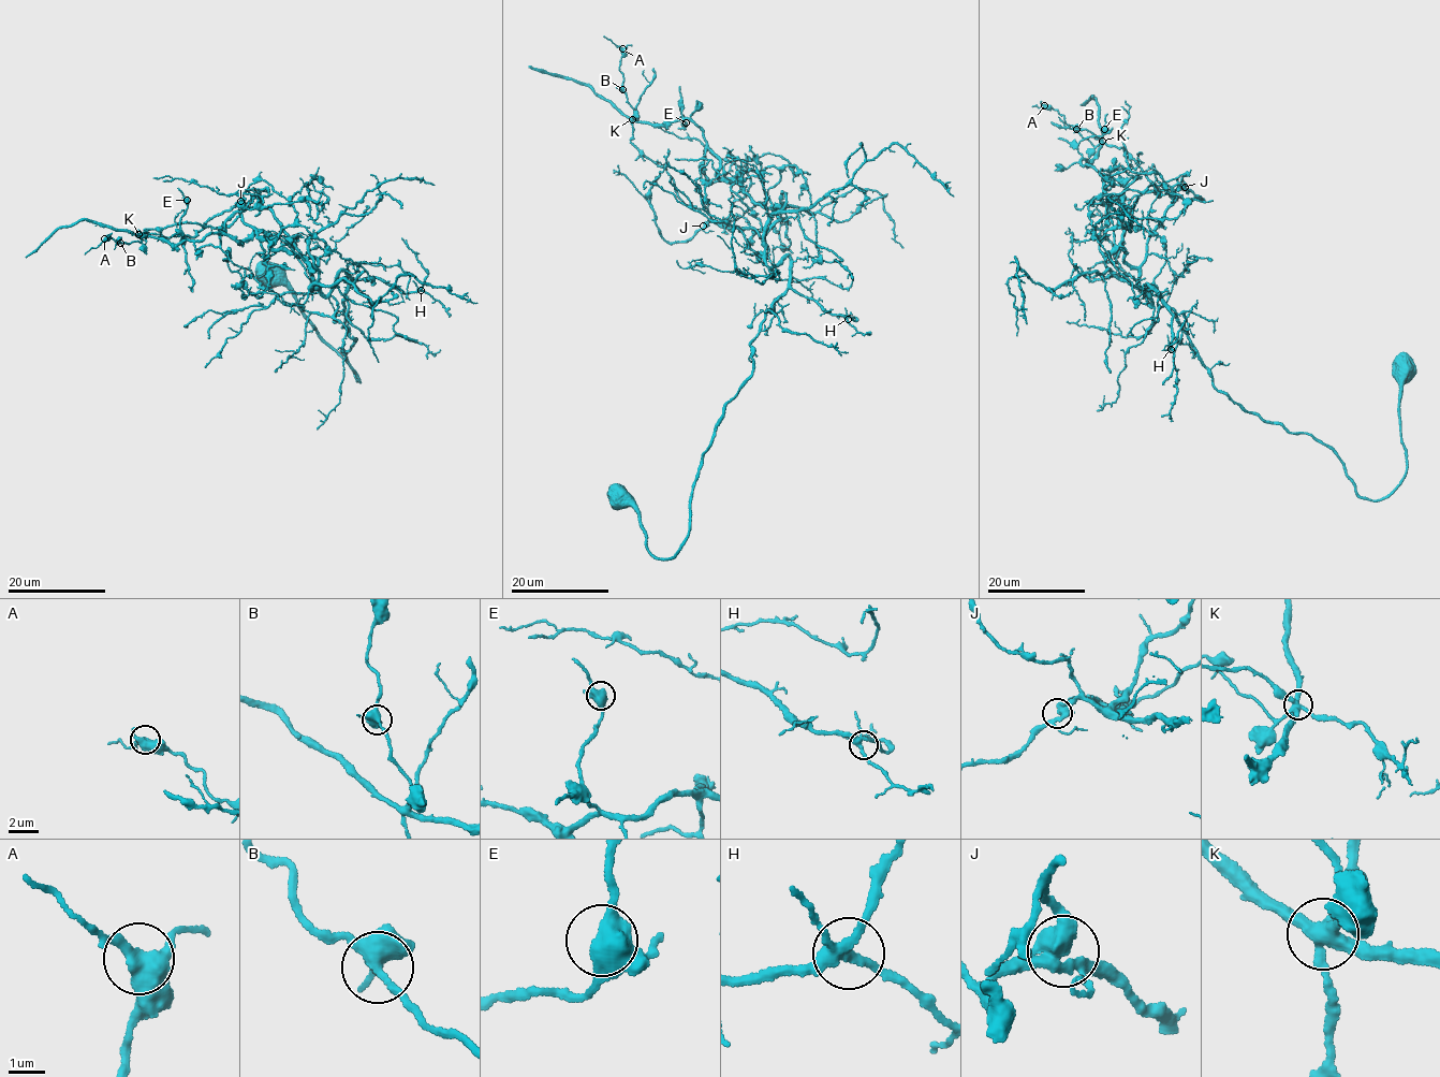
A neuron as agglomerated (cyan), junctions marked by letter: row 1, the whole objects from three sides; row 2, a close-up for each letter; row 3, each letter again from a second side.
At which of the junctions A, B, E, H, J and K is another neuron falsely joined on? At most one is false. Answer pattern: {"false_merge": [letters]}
{"false_merge": []}

